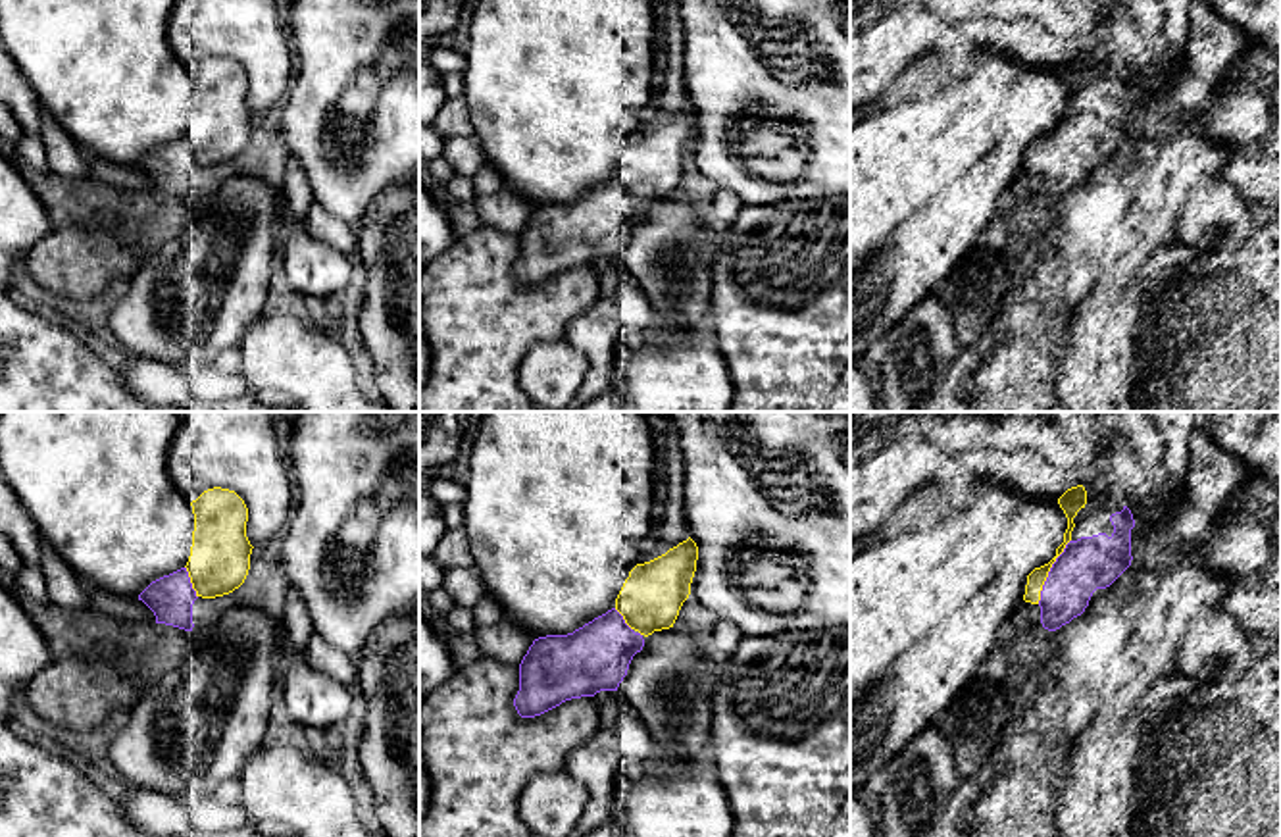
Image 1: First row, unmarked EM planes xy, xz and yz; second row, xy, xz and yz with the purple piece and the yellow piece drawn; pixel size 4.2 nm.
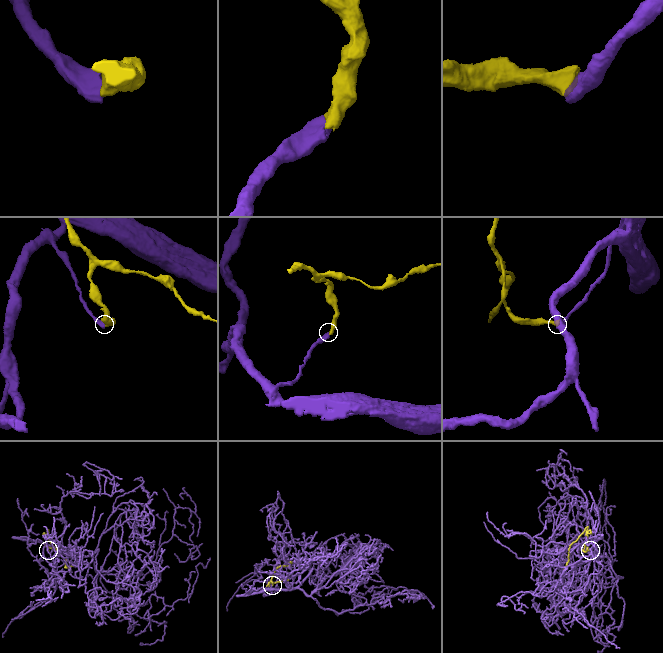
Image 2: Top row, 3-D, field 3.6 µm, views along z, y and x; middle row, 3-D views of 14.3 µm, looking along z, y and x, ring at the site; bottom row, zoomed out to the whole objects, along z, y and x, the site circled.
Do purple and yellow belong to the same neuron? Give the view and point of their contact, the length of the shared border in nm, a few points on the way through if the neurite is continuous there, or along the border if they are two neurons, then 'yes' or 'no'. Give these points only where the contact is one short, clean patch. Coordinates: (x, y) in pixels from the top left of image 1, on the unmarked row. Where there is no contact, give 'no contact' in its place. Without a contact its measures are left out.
contact yz (1049, 141); length 300 nm; yes

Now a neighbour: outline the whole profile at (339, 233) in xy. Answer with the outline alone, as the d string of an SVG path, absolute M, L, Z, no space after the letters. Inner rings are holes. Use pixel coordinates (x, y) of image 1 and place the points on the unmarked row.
M315 200L312 202L304 217L304 231L312 239L346 254L350 260L354 262L358 260L358 239L360 239L358 225L346 217L329 214Z

